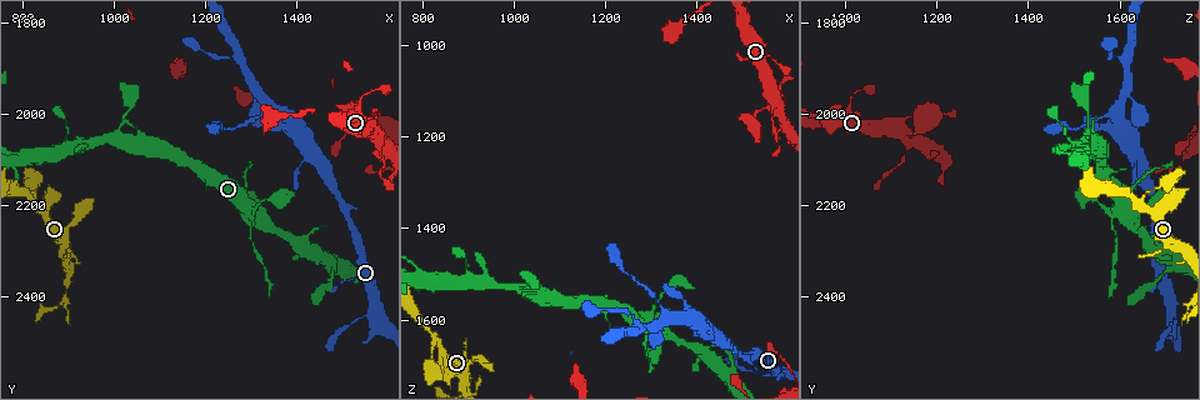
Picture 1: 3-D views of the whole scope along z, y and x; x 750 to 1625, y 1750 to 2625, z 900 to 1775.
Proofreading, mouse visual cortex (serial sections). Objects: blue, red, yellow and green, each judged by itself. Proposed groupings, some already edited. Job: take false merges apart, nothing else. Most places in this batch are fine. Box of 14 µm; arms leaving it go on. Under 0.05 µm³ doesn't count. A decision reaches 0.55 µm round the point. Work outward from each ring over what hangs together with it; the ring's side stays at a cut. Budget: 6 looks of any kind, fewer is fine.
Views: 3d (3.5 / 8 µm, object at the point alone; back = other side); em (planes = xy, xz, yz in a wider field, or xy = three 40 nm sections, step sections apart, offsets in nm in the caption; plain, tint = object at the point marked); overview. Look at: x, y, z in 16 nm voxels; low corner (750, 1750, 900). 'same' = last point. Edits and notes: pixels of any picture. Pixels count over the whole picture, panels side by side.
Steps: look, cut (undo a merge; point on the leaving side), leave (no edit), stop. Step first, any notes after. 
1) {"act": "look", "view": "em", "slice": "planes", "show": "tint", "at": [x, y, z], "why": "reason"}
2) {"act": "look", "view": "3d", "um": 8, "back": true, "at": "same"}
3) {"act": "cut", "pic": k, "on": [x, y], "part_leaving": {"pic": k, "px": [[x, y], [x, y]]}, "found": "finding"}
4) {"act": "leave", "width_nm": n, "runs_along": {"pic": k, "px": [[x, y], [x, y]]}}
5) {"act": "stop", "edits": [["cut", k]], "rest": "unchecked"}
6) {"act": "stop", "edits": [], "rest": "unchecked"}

{"act": "look", "view": "3d", "um": 3.5, "at": [825, 2190, 1635], "why": "narrows sharply"}

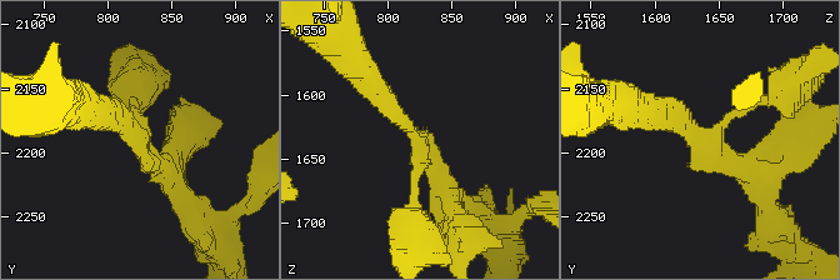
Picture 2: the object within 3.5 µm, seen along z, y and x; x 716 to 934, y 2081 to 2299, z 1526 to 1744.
{"act": "look", "view": "em", "slice": "xy", "step": 2, "show": "tint", "at": [826, 2194, 1642], "arms": 3, "arm_widths_nm": [150, 250, 300], "why": "shape alone is not enough"}

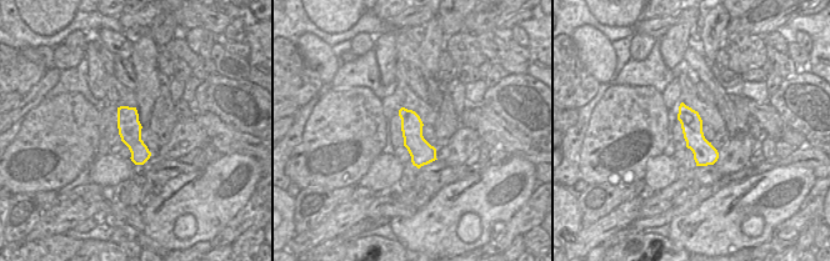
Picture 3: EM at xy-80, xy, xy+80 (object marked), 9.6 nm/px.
{"act": "leave", "runs_along": {"pic": 3, "px": [[683, 108], [695, 141], [710, 161]]}, "found": "continuous, no second cell"}

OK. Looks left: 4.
{"act": "look", "view": "3d", "um": 8, "at": [1565, 2050, 1140], "why": "narrows sharply"}

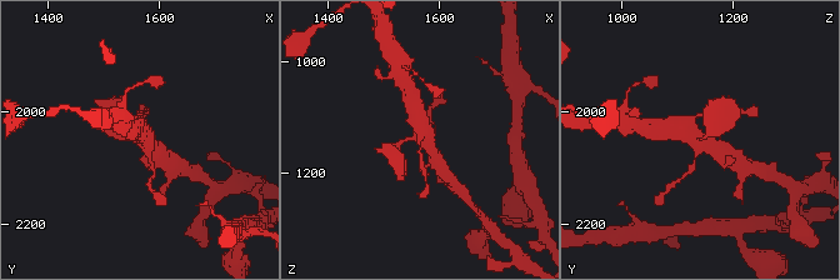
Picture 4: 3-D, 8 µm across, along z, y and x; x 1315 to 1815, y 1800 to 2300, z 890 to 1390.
{"act": "look", "view": "3d", "um": 3.5, "at": [1555, 2050, 1140], "why": "closer look"}

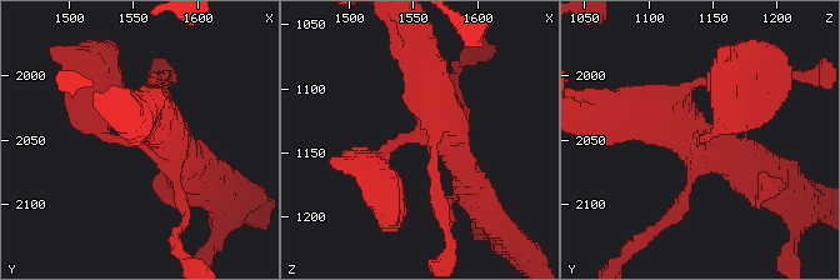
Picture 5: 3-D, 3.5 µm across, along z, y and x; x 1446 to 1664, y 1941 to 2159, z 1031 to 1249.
{"act": "leave", "found": "one cell here"}

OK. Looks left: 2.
{"act": "stop", "edits": [], "rest": "unchecked"}

